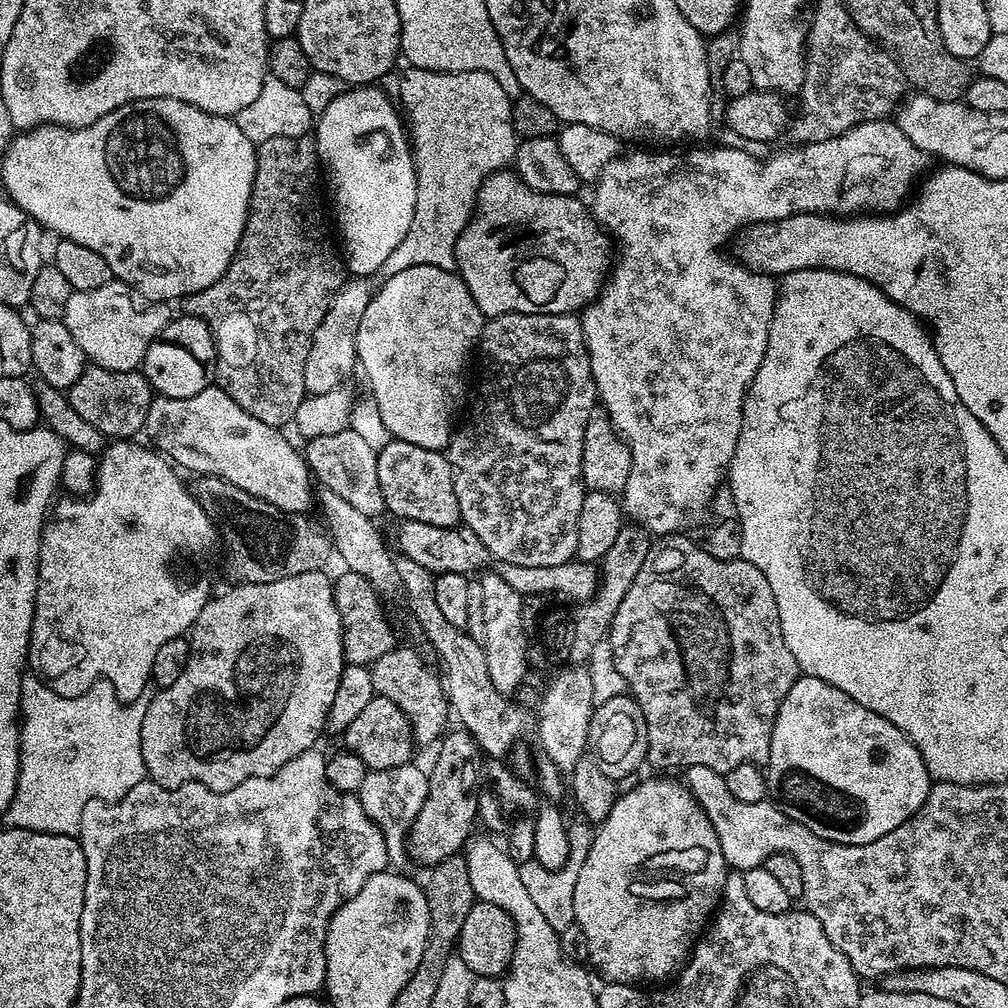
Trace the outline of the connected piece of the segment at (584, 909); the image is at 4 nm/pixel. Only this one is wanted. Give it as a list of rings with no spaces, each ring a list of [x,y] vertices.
[[[679,779],[676,780],[644,780],[641,784],[634,785],[629,792],[621,791],[614,802],[614,810],[610,810],[608,817],[595,829],[596,837],[593,838],[588,852],[583,853],[581,869],[578,870],[578,878],[574,887],[575,924],[582,928],[586,938],[589,939],[588,959],[591,967],[593,969],[596,967],[609,984],[644,986],[649,983],[647,980],[664,982],[675,977],[680,969],[688,963],[692,949],[695,948],[697,940],[705,931],[706,925],[711,921],[720,903],[720,897],[724,890],[724,879],[727,878],[729,869],[724,863],[722,846],[718,846],[718,834],[714,834],[714,826],[710,826],[710,818],[706,818],[702,806],[696,804],[696,799],[690,794],[688,787]]]

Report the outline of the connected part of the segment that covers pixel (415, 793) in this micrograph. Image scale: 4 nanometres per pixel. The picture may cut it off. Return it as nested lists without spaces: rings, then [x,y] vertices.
[[[414,762],[394,766],[387,770],[372,770],[362,780],[356,795],[362,802],[367,816],[379,826],[383,840],[386,842],[386,850],[389,863],[398,870],[409,863],[410,857],[407,853],[407,838],[414,820],[422,810],[422,805],[429,794],[428,773]]]

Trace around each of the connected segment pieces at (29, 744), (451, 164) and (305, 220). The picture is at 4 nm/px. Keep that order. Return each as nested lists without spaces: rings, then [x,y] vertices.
[[[25,674],[20,683],[20,765],[18,766],[18,782],[14,790],[14,798],[6,810],[2,820],[9,828],[25,828],[35,832],[45,832],[46,834],[66,834],[67,836],[79,837],[80,823],[82,822],[82,810],[86,810],[86,802],[91,800],[120,800],[138,782],[146,779],[144,763],[142,762],[142,742],[140,741],[140,727],[144,711],[148,705],[148,700],[141,698],[135,702],[122,702],[116,696],[116,691],[111,682],[106,679],[95,680],[81,696],[59,696],[54,694],[36,676]]]
[[[405,67],[404,77],[400,80],[400,100],[399,107],[406,117],[406,128],[410,133],[410,143],[412,157],[415,160],[417,174],[417,201],[414,205],[414,218],[411,219],[410,228],[402,242],[398,243],[390,258],[386,259],[379,270],[381,277],[387,278],[394,274],[399,274],[402,270],[410,270],[410,266],[438,266],[447,272],[453,271],[456,265],[456,243],[462,234],[468,220],[471,219],[473,212],[476,211],[476,195],[486,177],[492,176],[495,172],[507,169],[516,159],[516,146],[518,137],[512,125],[512,101],[513,97],[498,86],[494,78],[485,72],[435,72],[434,70],[422,70],[421,68]]]
[[[311,135],[299,136],[298,138],[270,138],[266,142],[257,144],[256,173],[248,203],[248,217],[234,258],[228,269],[222,274],[222,278],[218,278],[218,282],[206,286],[206,290],[183,297],[182,300],[183,311],[189,316],[197,316],[206,321],[210,326],[212,336],[216,339],[215,383],[226,394],[230,394],[230,398],[234,398],[234,402],[238,402],[238,406],[242,406],[242,410],[246,414],[254,414],[254,418],[258,418],[258,422],[266,422],[266,426],[271,428],[283,429],[284,424],[288,426],[293,423],[298,406],[302,405],[306,397],[304,391],[306,386],[306,354],[310,354],[312,335],[314,330],[318,330],[318,326],[328,309],[328,304],[346,279],[345,261],[338,248],[338,253],[336,253],[336,248],[332,245],[331,238],[328,237],[328,228],[324,225],[324,200],[320,197],[320,186],[322,190],[322,167],[317,157],[316,141]]]

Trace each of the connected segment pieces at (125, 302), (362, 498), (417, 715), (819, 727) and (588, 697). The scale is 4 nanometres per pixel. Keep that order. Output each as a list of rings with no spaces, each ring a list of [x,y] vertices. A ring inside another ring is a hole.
[[[113,278],[106,286],[98,286],[98,290],[73,291],[62,319],[74,342],[82,346],[85,357],[95,367],[135,372],[143,365],[150,342],[158,339],[173,319],[174,312],[168,308],[171,307],[165,301],[147,300],[129,284]]]
[[[351,426],[340,433],[322,434],[321,437],[309,439],[302,451],[309,473],[320,488],[334,490],[334,494],[338,494],[350,506],[355,506],[361,514],[373,518],[385,515],[382,486],[378,483],[377,449],[368,445],[359,434],[354,434]]]
[[[403,646],[386,650],[382,658],[378,658],[370,665],[373,693],[386,697],[407,711],[408,720],[412,724],[412,738],[417,745],[432,743],[435,745],[449,727],[447,726],[448,720],[450,721],[448,697],[437,669],[433,668],[414,649]]]
[[[803,674],[797,676],[790,694],[778,706],[766,775],[771,799],[787,816],[802,822],[818,838],[839,844],[865,844],[890,834],[920,809],[934,783],[922,754],[898,724],[879,716],[874,708],[862,706],[850,694],[838,690],[836,684]]]
[[[587,667],[564,668],[548,684],[540,700],[540,713],[536,716],[536,734],[540,738],[543,755],[561,774],[571,774],[574,766],[585,757],[589,749],[588,727],[592,721],[592,676]]]

